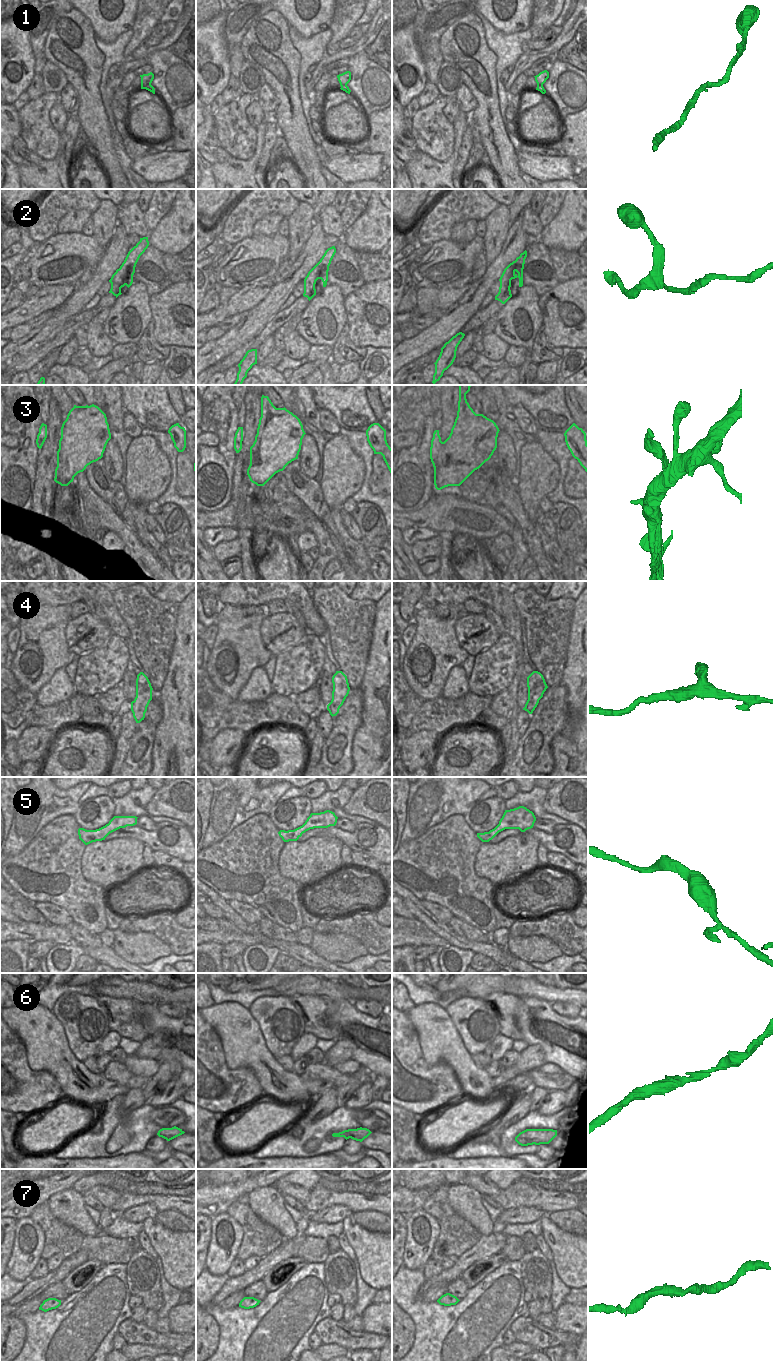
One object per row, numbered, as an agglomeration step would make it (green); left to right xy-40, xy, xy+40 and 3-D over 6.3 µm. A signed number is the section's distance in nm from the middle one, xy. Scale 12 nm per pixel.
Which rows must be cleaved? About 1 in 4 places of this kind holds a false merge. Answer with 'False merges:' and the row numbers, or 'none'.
False merges: 6

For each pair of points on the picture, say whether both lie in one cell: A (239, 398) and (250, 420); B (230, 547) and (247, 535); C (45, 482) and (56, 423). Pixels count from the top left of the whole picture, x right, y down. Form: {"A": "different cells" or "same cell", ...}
{"A": "different cells", "B": "different cells", "C": "same cell"}

